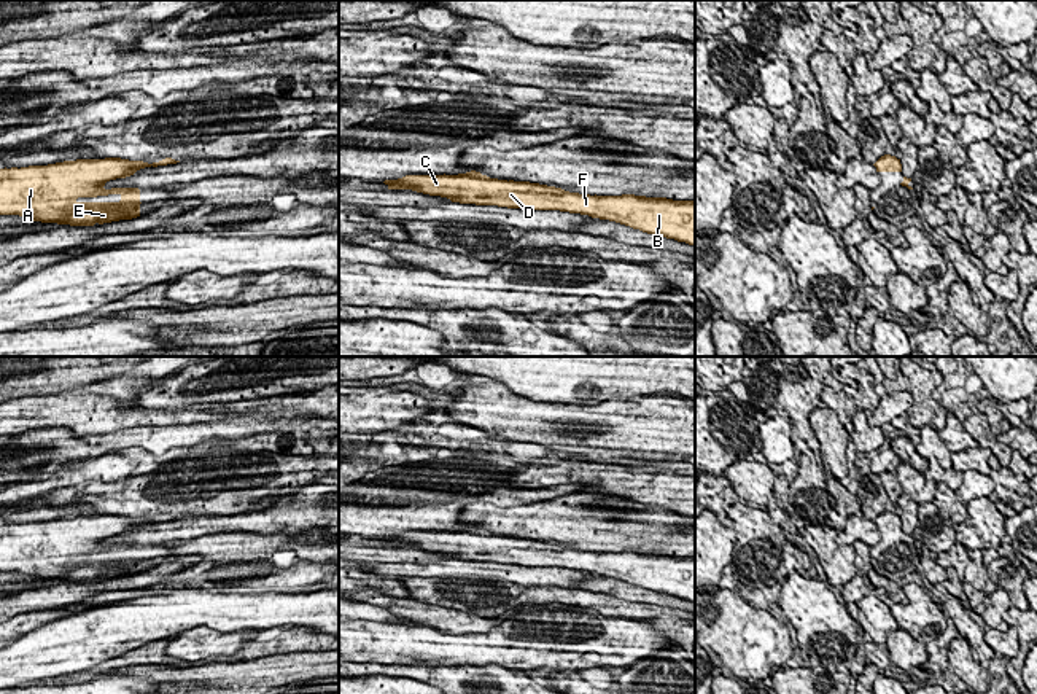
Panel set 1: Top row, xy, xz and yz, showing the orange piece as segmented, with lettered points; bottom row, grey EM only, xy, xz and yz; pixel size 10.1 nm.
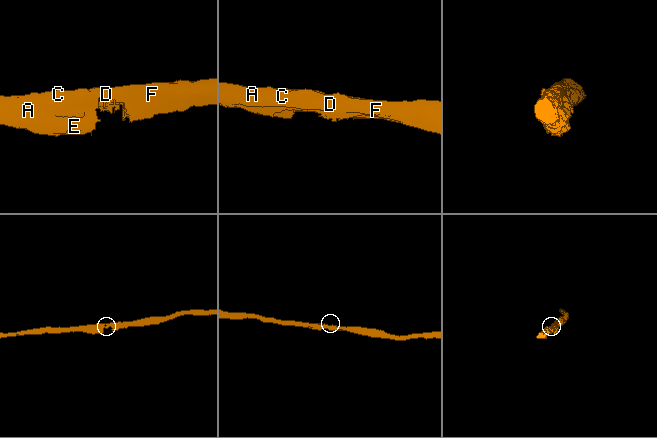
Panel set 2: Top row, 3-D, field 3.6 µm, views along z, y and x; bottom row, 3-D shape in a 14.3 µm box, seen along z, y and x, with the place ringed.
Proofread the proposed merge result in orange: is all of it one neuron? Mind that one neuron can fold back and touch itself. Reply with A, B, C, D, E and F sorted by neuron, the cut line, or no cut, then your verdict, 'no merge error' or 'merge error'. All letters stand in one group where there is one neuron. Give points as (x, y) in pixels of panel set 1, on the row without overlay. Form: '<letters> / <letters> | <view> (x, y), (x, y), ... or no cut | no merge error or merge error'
A B C D E F | no cut | no merge error

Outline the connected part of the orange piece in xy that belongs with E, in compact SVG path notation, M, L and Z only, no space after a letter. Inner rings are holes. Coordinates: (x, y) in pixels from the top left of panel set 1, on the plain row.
M121 514L105 516L76 516L48 522L29 522L0 525L0 571L19 571L32 578L57 579L70 583L94 583L95 579L111 579L140 573L140 546L138 544L111 544L105 540L116 535L126 535L145 524L177 520L172 514L159 519L129 517ZM119 551L119 559L78 559L78 554L97 554Z

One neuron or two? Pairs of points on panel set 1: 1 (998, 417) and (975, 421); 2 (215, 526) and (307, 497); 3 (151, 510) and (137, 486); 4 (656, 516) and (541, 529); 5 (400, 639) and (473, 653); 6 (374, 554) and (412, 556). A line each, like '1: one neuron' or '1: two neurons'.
1: two neurons
2: one neuron
3: one neuron
4: one neuron
5: one neuron
6: one neuron

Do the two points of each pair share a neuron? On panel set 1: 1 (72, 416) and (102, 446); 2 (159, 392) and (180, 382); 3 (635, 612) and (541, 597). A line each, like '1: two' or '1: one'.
1: two
2: one
3: one

